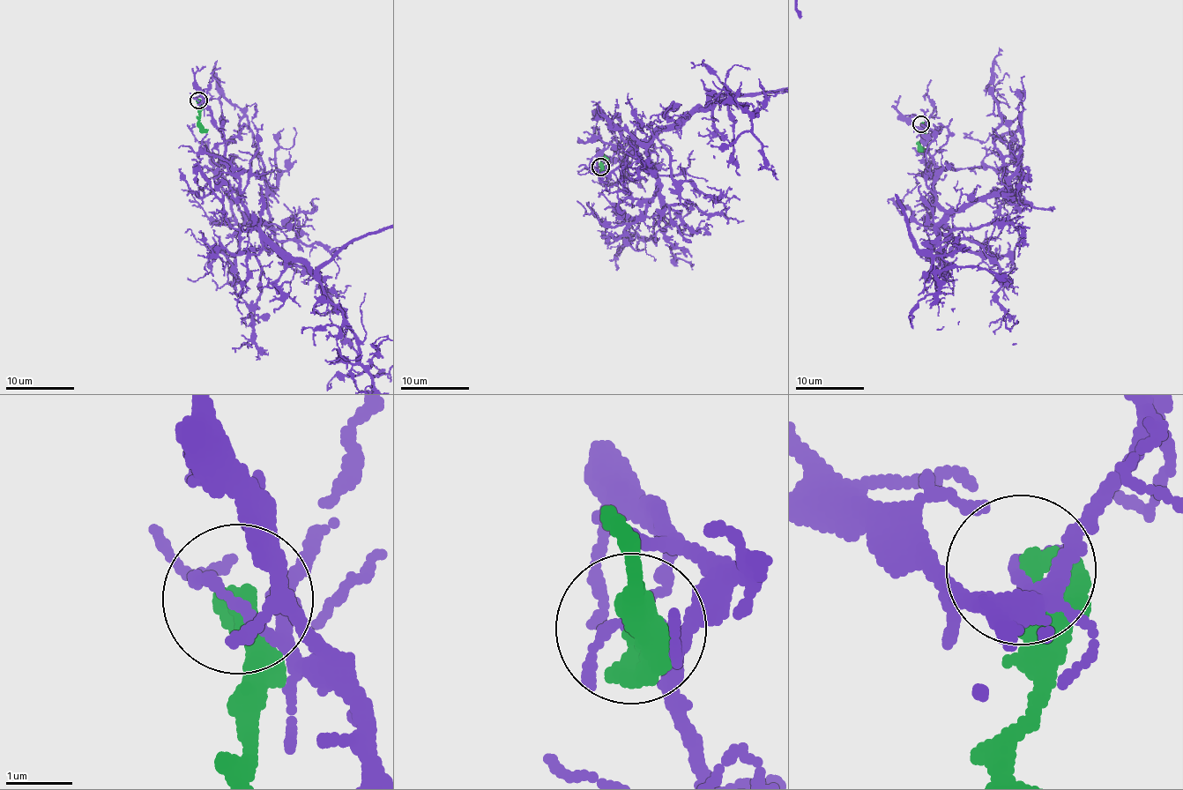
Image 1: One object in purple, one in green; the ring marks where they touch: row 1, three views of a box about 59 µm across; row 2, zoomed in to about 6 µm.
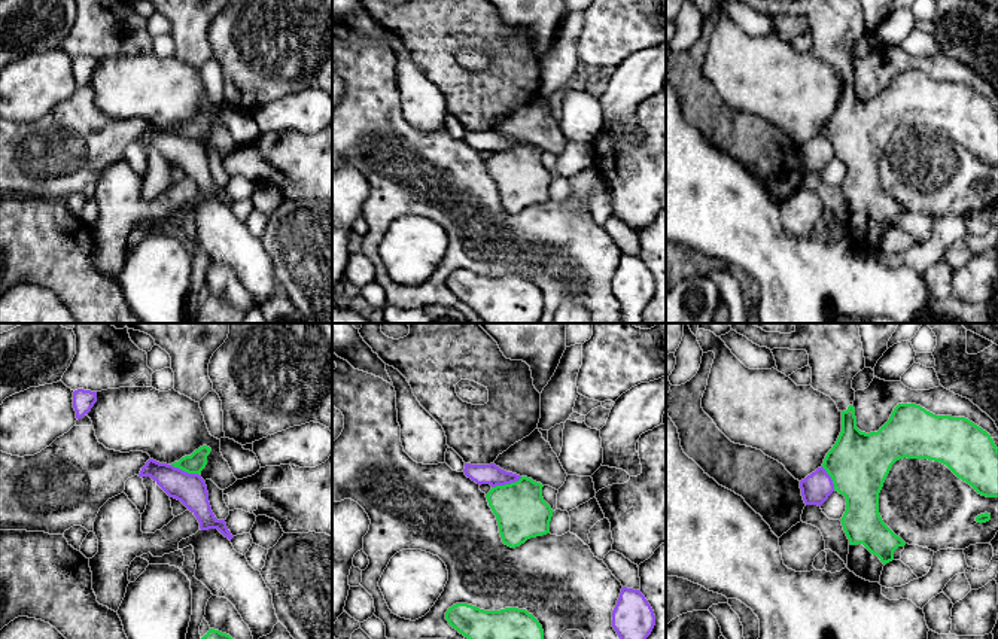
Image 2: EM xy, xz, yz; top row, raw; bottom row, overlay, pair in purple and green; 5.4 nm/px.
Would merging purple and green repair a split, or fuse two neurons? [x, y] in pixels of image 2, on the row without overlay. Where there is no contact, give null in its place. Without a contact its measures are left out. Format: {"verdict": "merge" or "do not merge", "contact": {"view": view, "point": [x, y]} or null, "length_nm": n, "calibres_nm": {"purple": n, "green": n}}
{"verdict": "do not merge", "contact": {"view": "xz", "point": [507, 149]}, "length_nm": 180, "calibres_nm": {"purple": 110, "green": 280}}

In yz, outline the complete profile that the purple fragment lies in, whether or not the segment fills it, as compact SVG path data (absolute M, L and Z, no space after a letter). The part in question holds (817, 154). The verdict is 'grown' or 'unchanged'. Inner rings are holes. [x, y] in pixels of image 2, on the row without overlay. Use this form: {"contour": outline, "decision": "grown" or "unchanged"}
{"contour": "M821 133L800 147L801 162L806 171L821 173L834 158L834 150L827 137Z", "decision": "unchanged"}

